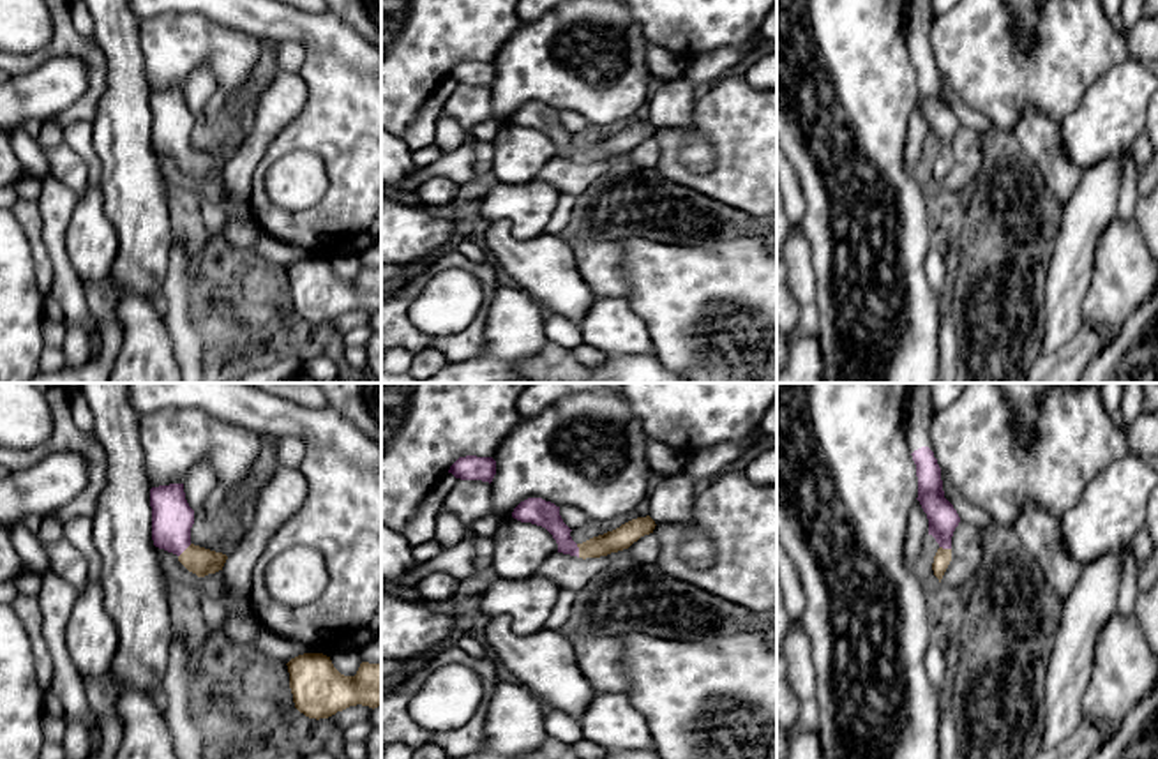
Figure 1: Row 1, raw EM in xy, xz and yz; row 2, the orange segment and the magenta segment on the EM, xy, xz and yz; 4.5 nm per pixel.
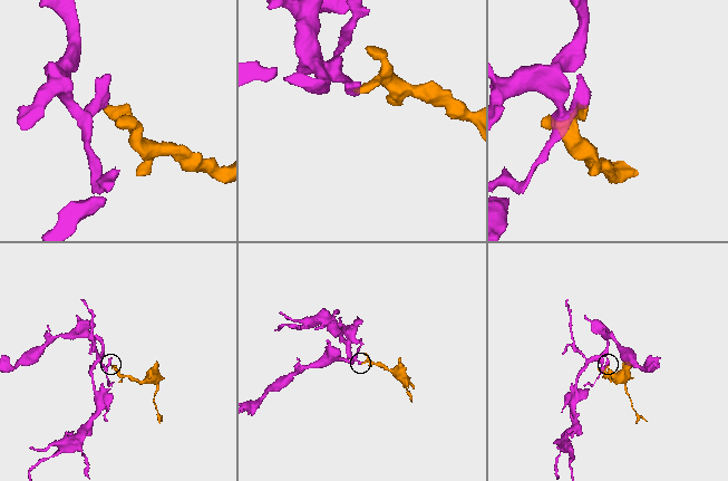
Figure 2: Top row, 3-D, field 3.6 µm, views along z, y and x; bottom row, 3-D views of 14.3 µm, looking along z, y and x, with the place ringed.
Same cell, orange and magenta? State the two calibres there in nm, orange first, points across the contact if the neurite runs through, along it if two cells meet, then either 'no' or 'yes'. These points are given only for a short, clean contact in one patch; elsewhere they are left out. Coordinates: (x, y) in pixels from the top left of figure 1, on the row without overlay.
100 nm thick on the orange side, 120 nm on the other; runs through xz (625, 140), (579, 156), (541, 117); yes

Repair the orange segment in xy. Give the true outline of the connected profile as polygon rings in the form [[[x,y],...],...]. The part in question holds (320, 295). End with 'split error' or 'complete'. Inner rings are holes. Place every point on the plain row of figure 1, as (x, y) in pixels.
[[[304,258],[286,270],[295,312],[309,323],[328,323],[357,309],[381,311],[381,268],[362,267],[355,281],[344,281],[330,261]]]; complete

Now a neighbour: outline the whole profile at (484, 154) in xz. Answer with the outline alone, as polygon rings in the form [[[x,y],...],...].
[[[489,141],[475,143],[473,150],[473,177],[480,177],[493,169],[494,148]]]

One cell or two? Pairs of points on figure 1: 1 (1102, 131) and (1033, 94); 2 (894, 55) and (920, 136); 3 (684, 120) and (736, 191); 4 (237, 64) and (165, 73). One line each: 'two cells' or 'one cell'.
1: two cells
2: two cells
3: two cells
4: one cell

